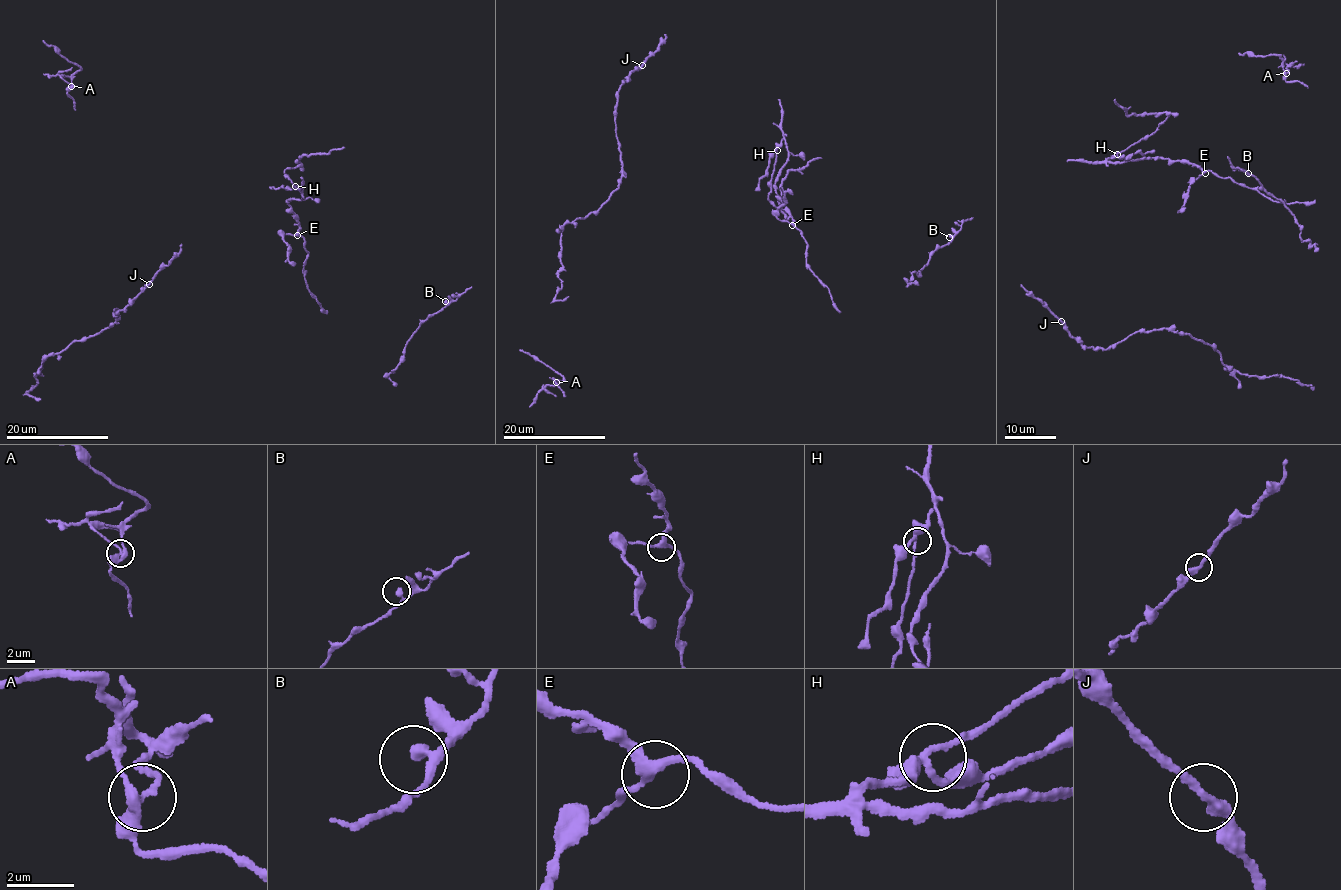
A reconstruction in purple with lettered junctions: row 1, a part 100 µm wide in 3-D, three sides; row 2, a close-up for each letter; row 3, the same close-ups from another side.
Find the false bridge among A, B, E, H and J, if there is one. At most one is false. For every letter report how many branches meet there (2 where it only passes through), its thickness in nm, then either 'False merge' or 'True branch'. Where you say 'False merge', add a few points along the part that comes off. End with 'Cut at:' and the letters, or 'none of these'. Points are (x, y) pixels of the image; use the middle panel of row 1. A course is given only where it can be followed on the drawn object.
A: Branches: 3. Thickness 260 nm. False merge. Course of the part to remove: (557, 382), (545, 386), (529, 407)
B: Branches: 2. Thickness 240 nm. True branch
E: Branches: 3. Thickness 260 nm. True branch
H: Branches: 3. Thickness 280 nm. True branch
J: Branches: 2. Thickness 320 nm. True branch
Cut at: A

